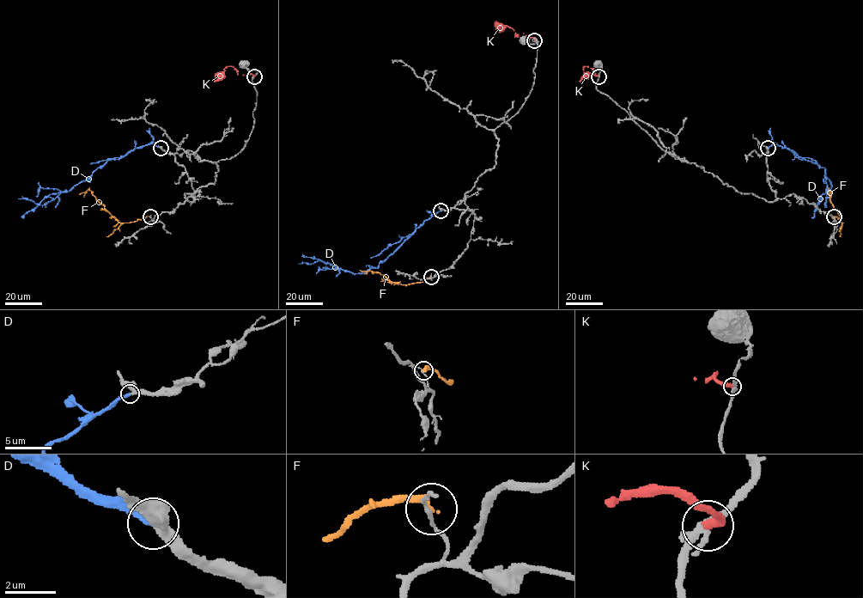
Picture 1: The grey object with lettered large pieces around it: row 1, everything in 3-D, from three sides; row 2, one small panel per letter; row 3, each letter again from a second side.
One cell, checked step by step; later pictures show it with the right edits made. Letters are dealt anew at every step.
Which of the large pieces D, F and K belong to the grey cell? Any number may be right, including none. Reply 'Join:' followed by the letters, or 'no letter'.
Join: D

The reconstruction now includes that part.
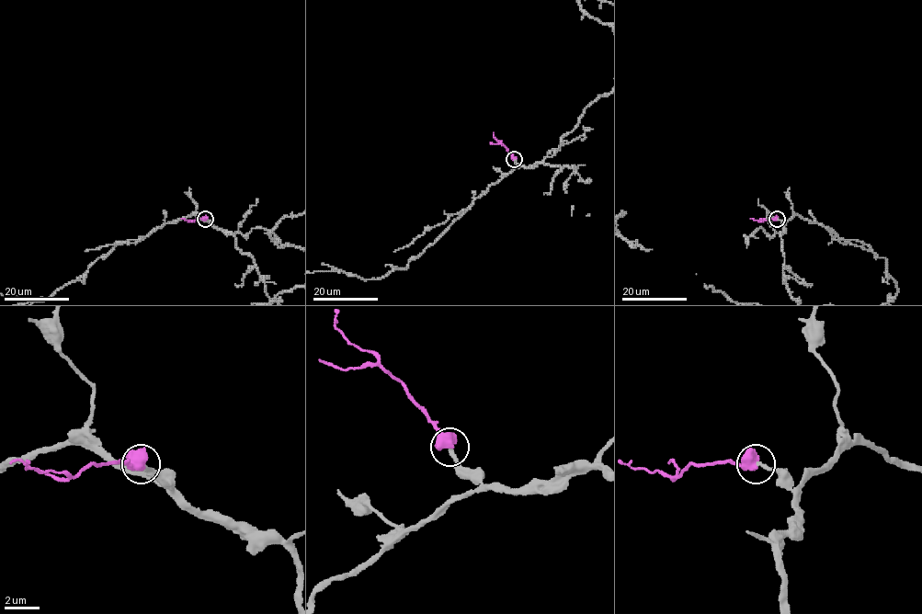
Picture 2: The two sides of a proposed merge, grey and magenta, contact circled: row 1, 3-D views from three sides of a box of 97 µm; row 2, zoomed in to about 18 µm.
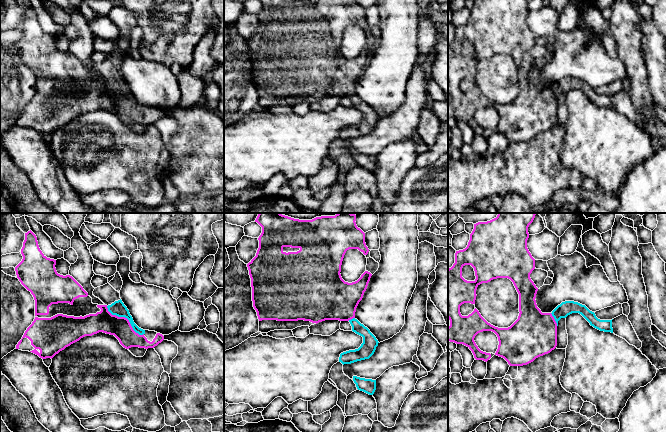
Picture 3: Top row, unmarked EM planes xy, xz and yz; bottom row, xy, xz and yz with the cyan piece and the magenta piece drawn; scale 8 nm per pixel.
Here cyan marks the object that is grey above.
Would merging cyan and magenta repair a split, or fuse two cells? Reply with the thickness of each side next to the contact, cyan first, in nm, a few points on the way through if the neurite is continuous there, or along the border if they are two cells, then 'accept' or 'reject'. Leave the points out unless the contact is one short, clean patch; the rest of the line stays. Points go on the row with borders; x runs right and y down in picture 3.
120 nm thick on the cyan side, 170 nm on the other; runs through xy (117, 308), (126, 317), (103, 321); accept

